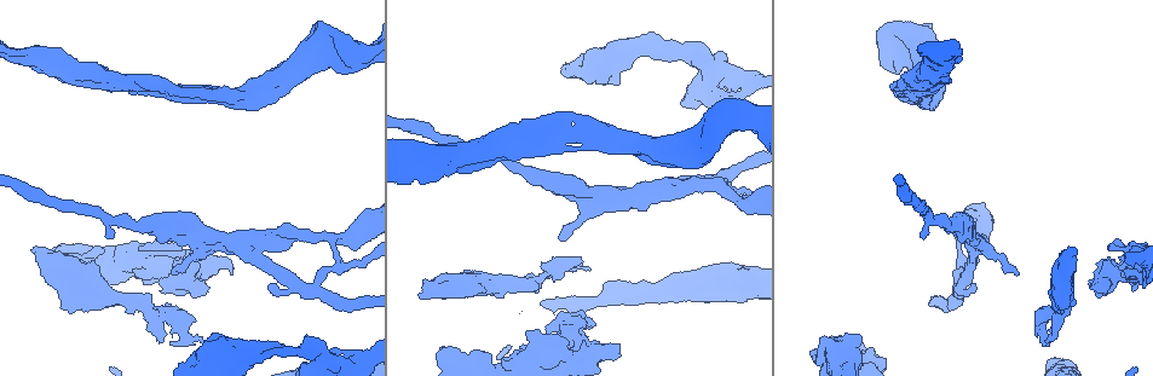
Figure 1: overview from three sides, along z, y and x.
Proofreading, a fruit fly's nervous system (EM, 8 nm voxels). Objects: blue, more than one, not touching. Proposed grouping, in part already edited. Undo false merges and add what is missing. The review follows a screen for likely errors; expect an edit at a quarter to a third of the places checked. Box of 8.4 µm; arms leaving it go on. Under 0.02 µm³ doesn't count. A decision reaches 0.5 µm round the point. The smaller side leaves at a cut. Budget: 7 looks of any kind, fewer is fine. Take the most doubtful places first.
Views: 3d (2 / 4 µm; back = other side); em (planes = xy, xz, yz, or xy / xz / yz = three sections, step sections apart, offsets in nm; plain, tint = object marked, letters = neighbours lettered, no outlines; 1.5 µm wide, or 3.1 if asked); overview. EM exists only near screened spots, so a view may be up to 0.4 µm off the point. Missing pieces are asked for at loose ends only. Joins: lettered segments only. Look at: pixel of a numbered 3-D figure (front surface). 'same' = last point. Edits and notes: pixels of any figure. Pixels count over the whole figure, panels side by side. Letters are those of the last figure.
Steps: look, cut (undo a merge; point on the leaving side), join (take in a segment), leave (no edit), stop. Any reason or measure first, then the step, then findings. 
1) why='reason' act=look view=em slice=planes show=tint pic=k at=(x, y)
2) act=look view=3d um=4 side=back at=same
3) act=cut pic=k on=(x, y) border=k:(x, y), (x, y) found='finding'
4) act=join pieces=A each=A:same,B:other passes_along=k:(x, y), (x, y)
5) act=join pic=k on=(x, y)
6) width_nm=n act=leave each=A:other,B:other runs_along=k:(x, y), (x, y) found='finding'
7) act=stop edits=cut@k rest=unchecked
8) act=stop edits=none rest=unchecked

why='an open end' act=look view=3d um=4 pic=1 at=(1070, 250)

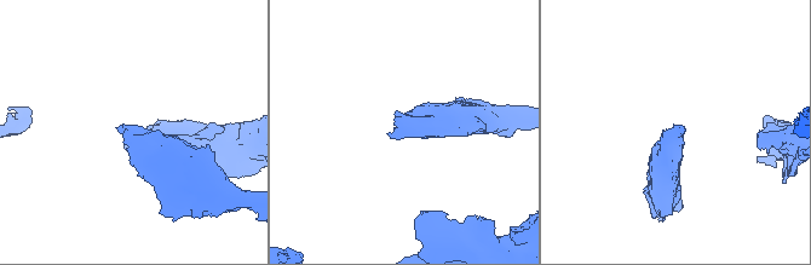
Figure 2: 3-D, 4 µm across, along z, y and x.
act=look view=em slice=yz step=8 show=letters pic=2 at=(116, 127)

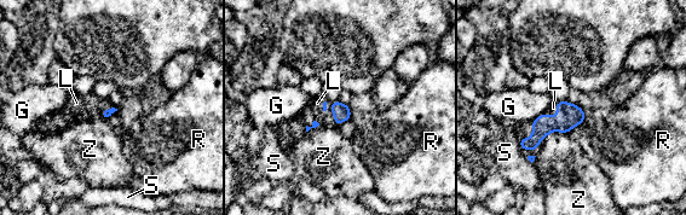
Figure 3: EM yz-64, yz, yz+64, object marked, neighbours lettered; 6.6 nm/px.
act=look view=em slice=planes show=letters at=same

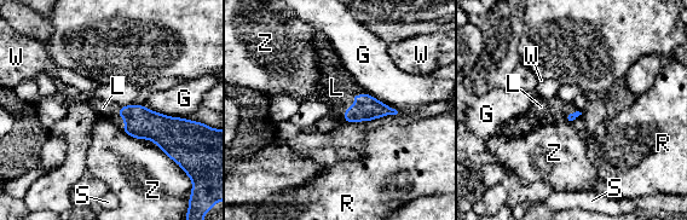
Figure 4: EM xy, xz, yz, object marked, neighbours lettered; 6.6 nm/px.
act=join pieces=L each=G:other,L:same,R:other,S:other,W:other,Z:other found='it goes on there'

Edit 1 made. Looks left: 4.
why='side arm on a straight run' act=look view=3d um=4 side=back pic=1 at=(313, 286)

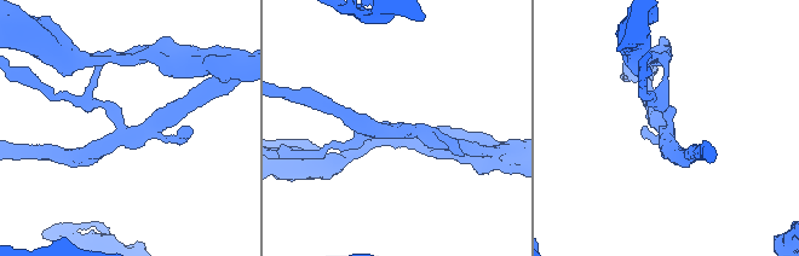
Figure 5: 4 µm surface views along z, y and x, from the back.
arms=3 arm_widths_nm=170,240,260 act=look view=em slice=planes show=tint pic=5 at=(125, 131)

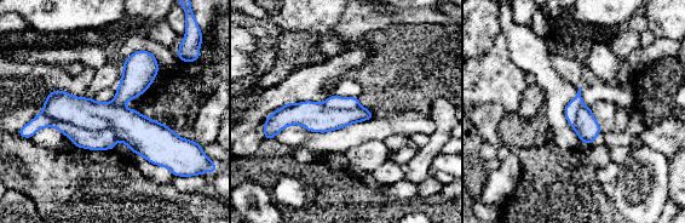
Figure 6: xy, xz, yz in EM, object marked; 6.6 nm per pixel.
act=look view=em slice=planes show=letters at=same

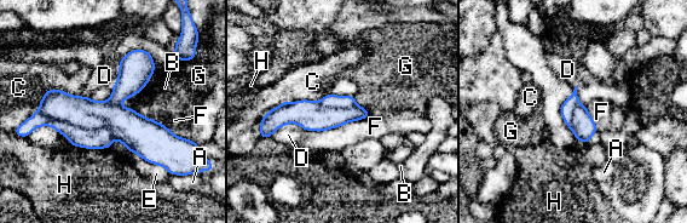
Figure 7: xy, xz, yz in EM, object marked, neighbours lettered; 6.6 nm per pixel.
longest_contact=C:500nm act=cut pic=7 on=(82, 112) each=A:other,B:other,C:other,D:other,E:other,F:other,G:other,H:other part_leaving=7:(41, 108), (111, 116), (172, 148) found='a second cell is stuck on'

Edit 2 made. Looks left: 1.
act=stop edits=join@4,cut@7 rest=unchecked

